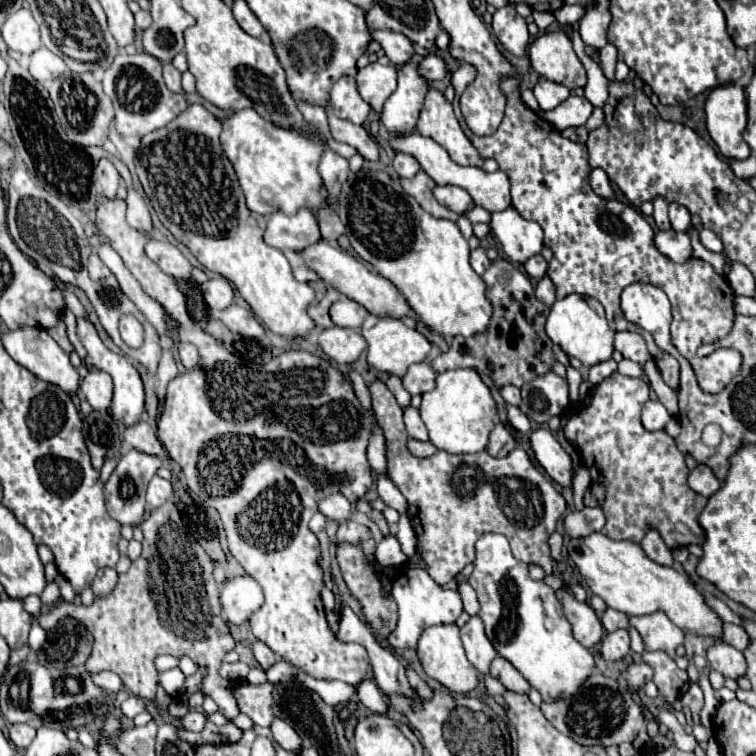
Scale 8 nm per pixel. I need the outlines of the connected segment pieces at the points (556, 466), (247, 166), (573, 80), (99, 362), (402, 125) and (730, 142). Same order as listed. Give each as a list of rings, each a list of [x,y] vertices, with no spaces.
[[[539,428],[529,434],[531,450],[541,468],[561,486],[571,486],[571,458],[555,440],[549,428]]]
[[[239,110],[223,122],[221,146],[237,172],[249,210],[267,216],[275,210],[295,214],[299,208],[315,206],[319,208],[319,228],[325,240],[337,240],[345,232],[337,214],[325,210],[323,204],[325,192],[321,190],[317,164],[325,150],[325,142],[309,142],[295,130],[281,130],[279,126],[265,122],[255,110]]]
[[[549,32],[539,36],[529,46],[529,60],[533,70],[557,84],[575,90],[587,84],[587,72],[573,52],[571,40],[563,32]]]
[[[89,316],[77,318],[77,336],[79,336],[81,344],[83,344],[85,350],[87,350],[85,364],[99,368],[99,370],[107,372],[107,374],[113,378],[113,384],[115,384],[115,394],[113,394],[113,404],[111,404],[113,418],[123,420],[125,426],[131,426],[133,422],[139,422],[141,412],[143,412],[143,382],[141,382],[141,376],[139,376],[137,368],[127,360],[127,356],[109,350],[109,348],[101,342],[101,338],[99,338],[93,322],[89,320]]]
[[[407,62],[399,68],[397,90],[389,96],[381,112],[381,122],[389,132],[409,134],[415,130],[427,90],[429,82],[421,76],[417,64]]]
[[[737,82],[717,86],[709,92],[705,100],[705,118],[709,136],[725,158],[745,160],[751,154],[741,136],[747,122],[747,106],[745,92]]]

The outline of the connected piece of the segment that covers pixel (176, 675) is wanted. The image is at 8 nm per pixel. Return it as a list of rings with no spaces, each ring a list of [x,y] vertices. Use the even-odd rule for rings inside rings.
[[[173,668],[173,670],[167,670],[167,672],[159,674],[159,684],[165,688],[165,692],[171,698],[179,696],[179,690],[183,688],[183,682],[185,682],[185,676],[179,668]]]

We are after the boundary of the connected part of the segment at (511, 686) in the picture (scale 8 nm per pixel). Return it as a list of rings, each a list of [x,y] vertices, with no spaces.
[[[497,656],[491,662],[491,674],[493,678],[497,678],[507,690],[519,692],[519,694],[527,694],[529,692],[529,682],[521,676],[521,672],[503,656]]]

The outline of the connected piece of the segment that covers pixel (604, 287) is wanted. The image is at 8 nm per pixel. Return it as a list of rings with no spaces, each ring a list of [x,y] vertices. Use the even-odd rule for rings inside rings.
[[[517,74],[505,76],[501,80],[501,90],[507,98],[507,108],[505,108],[505,118],[497,132],[493,136],[475,136],[469,132],[467,124],[463,122],[463,116],[459,114],[459,102],[453,100],[455,116],[461,122],[463,132],[467,138],[473,142],[473,146],[479,150],[483,158],[493,158],[499,162],[499,168],[505,170],[511,178],[511,198],[513,198],[513,208],[527,220],[535,220],[541,224],[545,232],[545,246],[553,250],[553,260],[549,262],[549,278],[553,280],[557,288],[557,298],[565,298],[569,294],[581,294],[581,296],[591,296],[597,298],[607,314],[609,326],[613,330],[637,330],[639,326],[625,322],[623,310],[619,306],[619,296],[625,286],[635,284],[635,282],[647,282],[659,286],[671,300],[673,304],[673,324],[671,324],[671,340],[673,346],[681,354],[695,354],[701,344],[711,344],[725,334],[729,334],[733,326],[733,292],[729,282],[717,274],[717,282],[713,282],[713,270],[707,262],[699,258],[689,258],[683,264],[675,264],[669,258],[665,258],[655,246],[653,246],[653,228],[647,224],[647,220],[635,212],[631,206],[625,206],[619,200],[607,200],[597,196],[591,186],[589,186],[589,152],[585,144],[571,142],[569,138],[561,136],[561,132],[551,126],[547,120],[537,116],[531,108],[527,108],[521,100],[521,78]],[[629,208],[629,220],[625,220],[625,210]]]

